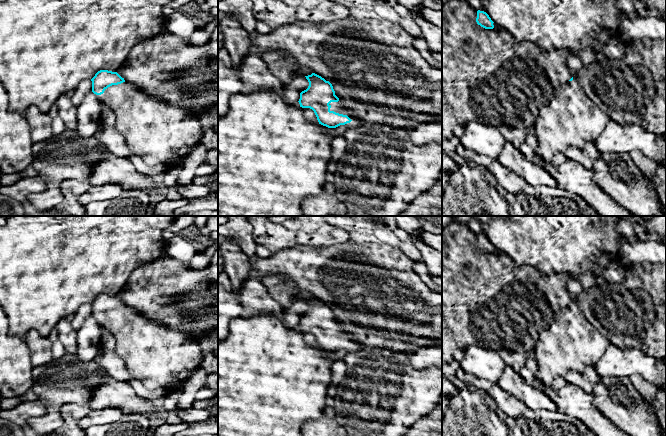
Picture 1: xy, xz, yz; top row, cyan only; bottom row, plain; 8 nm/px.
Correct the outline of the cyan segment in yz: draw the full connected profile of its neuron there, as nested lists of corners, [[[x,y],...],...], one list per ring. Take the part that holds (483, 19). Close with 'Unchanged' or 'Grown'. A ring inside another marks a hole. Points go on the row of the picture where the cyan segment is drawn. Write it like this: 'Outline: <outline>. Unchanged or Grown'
Outline: [[[480,10],[477,11],[476,22],[478,25],[480,25],[481,27],[485,29],[494,28],[494,25],[493,25],[494,22],[491,20],[489,15],[484,11],[480,11]]]. Unchanged

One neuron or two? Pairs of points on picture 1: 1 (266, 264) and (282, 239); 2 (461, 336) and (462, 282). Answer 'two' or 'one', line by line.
1: two
2: one

